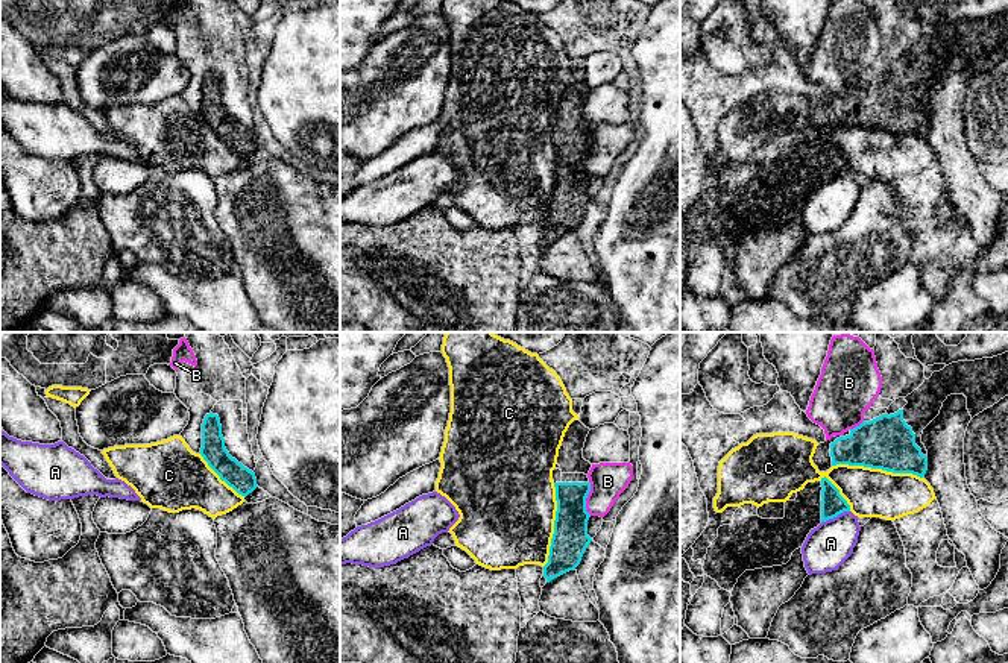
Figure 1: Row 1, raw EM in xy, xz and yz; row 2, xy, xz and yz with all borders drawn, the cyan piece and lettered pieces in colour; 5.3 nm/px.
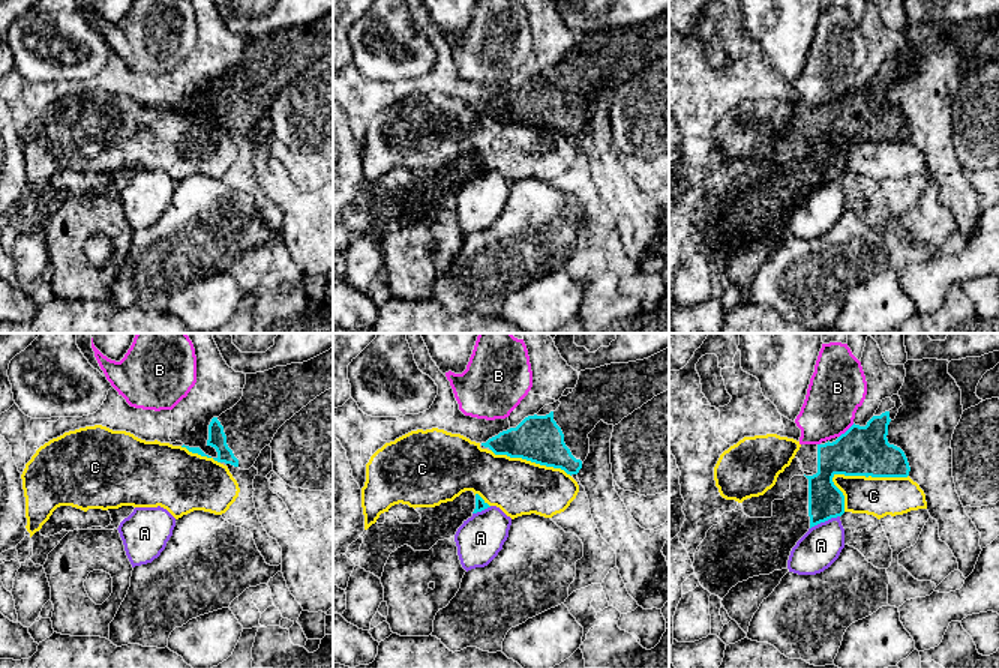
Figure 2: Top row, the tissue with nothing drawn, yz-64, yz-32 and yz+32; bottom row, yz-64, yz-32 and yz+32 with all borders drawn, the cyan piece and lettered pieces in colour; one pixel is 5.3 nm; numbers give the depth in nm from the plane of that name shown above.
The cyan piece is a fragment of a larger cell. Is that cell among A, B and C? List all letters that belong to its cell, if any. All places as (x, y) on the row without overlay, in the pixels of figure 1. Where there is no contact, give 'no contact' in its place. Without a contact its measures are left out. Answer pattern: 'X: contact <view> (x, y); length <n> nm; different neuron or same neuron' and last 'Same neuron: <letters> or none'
A: contact yz (835, 176); length 170 nm; different neuron
B: contact xz (586, 157); length 180 nm; different neuron
C: contact yz (878, 128); length 480 nm; different neuron
Same neuron: none

